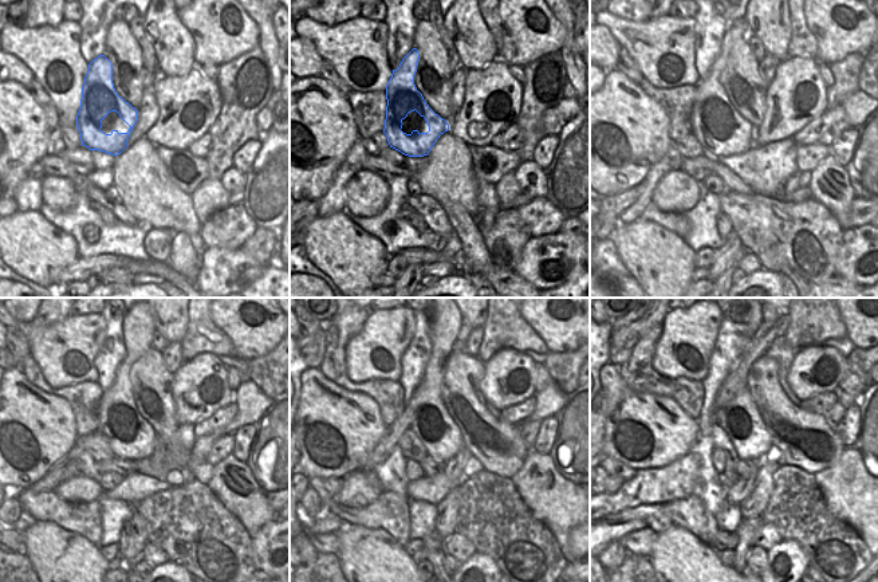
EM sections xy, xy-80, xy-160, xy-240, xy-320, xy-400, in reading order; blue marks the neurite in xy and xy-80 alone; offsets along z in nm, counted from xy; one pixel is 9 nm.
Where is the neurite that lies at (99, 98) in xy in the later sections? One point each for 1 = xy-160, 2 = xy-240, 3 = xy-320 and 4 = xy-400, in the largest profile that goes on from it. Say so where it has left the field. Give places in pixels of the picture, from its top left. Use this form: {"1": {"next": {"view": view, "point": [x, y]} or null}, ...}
{"1": {"next": {"view": "xy-160", "point": [739, 134]}}, "2": {"next": {"view": "xy-240", "point": [138, 441]}}, "3": {"next": {"view": "xy-320", "point": [441, 437]}}, "4": {"next": {"view": "xy-400", "point": [744, 427]}}}

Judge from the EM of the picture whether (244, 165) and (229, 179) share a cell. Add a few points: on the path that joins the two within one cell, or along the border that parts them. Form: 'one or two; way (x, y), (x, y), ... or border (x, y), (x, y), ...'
two; border (232, 165), (243, 175)

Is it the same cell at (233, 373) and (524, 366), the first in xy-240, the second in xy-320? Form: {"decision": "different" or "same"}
{"decision": "different"}

